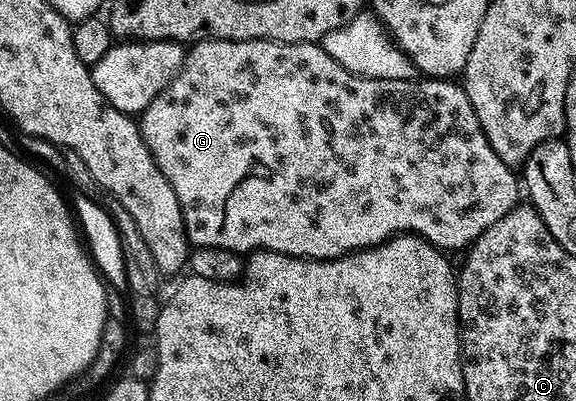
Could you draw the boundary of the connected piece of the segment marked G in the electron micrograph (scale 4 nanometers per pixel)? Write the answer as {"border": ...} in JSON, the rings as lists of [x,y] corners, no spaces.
{"border":[[[198,39],[193,42],[185,50],[180,68],[173,74],[166,85],[150,102],[147,103],[145,109],[140,113],[140,132],[142,139],[146,144],[148,151],[156,167],[160,167],[160,171],[164,175],[164,179],[168,179],[168,183],[172,183],[172,191],[176,191],[176,199],[180,199],[180,207],[182,208],[182,218],[186,224],[186,236],[190,238],[191,246],[199,245],[214,246],[217,249],[224,249],[231,254],[249,252],[251,249],[272,249],[278,253],[287,253],[290,256],[305,256],[316,259],[328,259],[344,252],[353,250],[357,247],[366,247],[369,245],[381,244],[386,238],[392,234],[401,231],[411,231],[425,238],[430,244],[443,251],[449,249],[465,250],[477,237],[484,231],[488,231],[488,227],[492,227],[492,223],[496,223],[500,219],[504,219],[504,215],[508,215],[508,211],[512,211],[515,205],[520,201],[520,181],[514,178],[515,170],[511,166],[506,165],[500,159],[500,155],[496,155],[496,151],[492,151],[492,143],[488,143],[488,139],[484,135],[484,131],[480,127],[480,119],[476,119],[476,111],[472,111],[472,103],[468,103],[468,95],[465,88],[461,84],[453,85],[453,80],[450,79],[376,79],[375,77],[361,77],[352,71],[348,71],[344,67],[340,67],[340,63],[336,63],[336,59],[332,59],[332,55],[328,55],[322,50],[321,44],[307,43],[305,45],[285,45],[279,41],[215,41],[213,39]]]}

